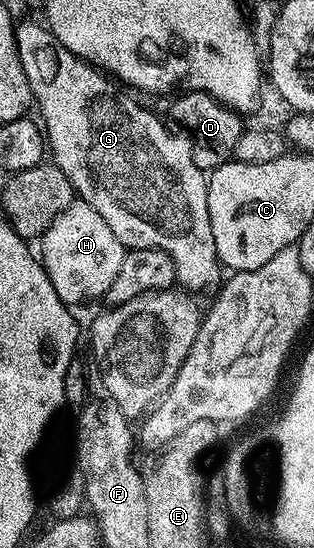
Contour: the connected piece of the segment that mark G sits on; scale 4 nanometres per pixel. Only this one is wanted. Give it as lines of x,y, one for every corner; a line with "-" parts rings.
30,18
16,23
16,48
22,69
30,81
35,106
40,106
39,118
51,162
70,177
73,192
102,213
102,221
110,225
114,237
118,237
123,247
133,251
158,249
166,253
174,261
176,283
189,293
215,288
222,279
222,264
218,249
214,249
214,233
210,229
208,175
194,165
190,141
169,129
161,116
160,120
138,100
131,99
127,95
129,92
107,74
70,53
43,22
35,23

